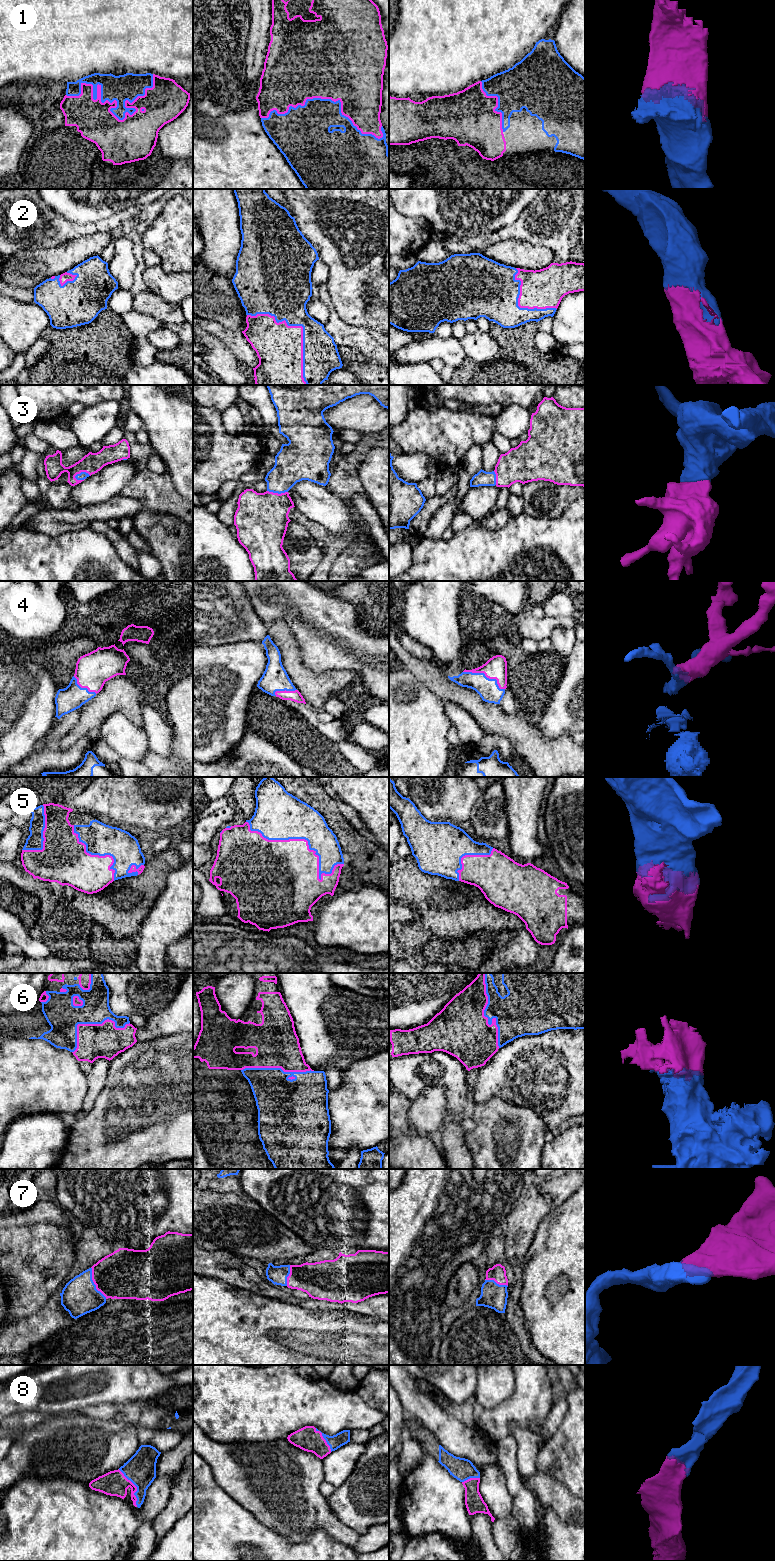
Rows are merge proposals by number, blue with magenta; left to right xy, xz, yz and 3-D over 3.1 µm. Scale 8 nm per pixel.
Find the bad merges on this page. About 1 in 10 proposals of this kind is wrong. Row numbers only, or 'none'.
none

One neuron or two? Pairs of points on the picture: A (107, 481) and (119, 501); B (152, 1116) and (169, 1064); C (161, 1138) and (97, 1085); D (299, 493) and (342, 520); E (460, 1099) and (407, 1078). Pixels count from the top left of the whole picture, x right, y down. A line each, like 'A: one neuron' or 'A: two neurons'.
A: two neurons
B: one neuron
C: two neurons
D: one neuron
E: one neuron

